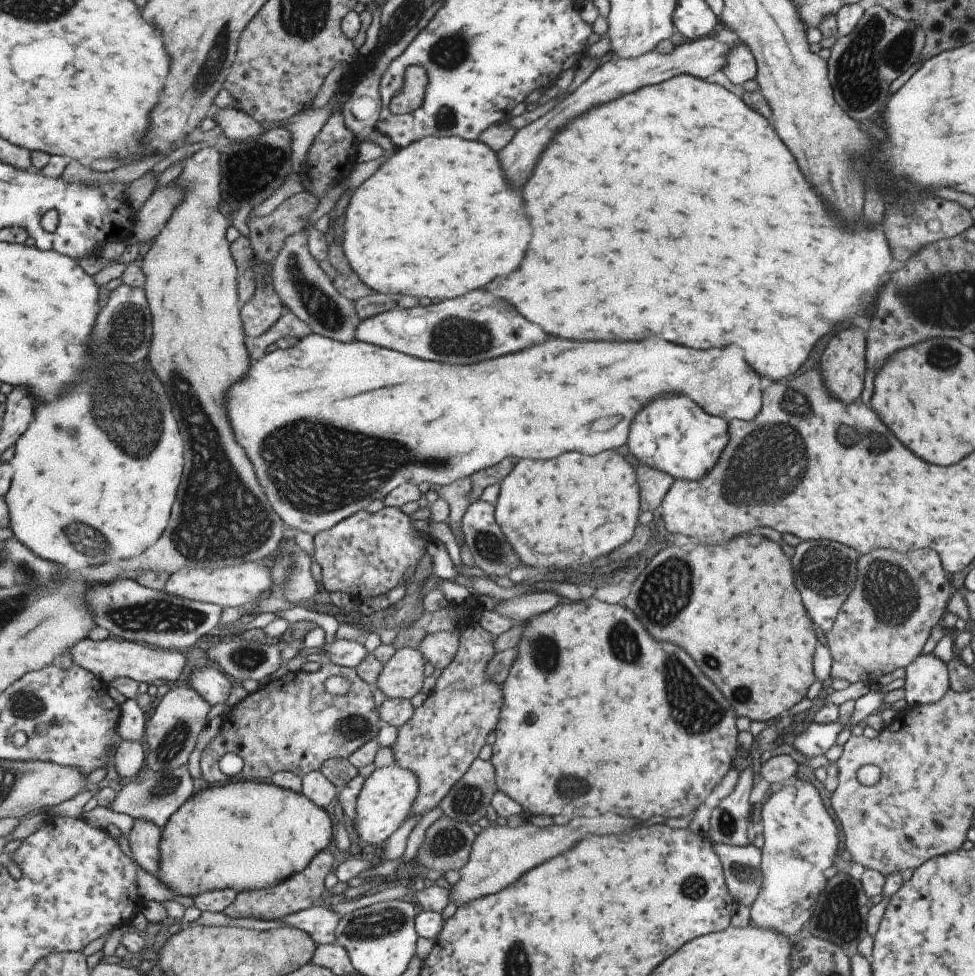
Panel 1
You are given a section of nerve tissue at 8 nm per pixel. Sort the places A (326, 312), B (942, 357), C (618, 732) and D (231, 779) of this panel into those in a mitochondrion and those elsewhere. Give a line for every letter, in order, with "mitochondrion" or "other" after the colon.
A: mitochondrion
B: mitochondrion
C: other
D: other

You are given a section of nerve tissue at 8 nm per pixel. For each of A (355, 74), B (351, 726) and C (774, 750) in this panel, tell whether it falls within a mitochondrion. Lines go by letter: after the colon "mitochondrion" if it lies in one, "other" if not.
A: other
B: mitochondrion
C: other

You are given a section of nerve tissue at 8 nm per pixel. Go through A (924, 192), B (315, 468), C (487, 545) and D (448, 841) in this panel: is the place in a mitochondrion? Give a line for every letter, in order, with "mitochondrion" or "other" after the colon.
A: other
B: mitochondrion
C: mitochondrion
D: mitochondrion

